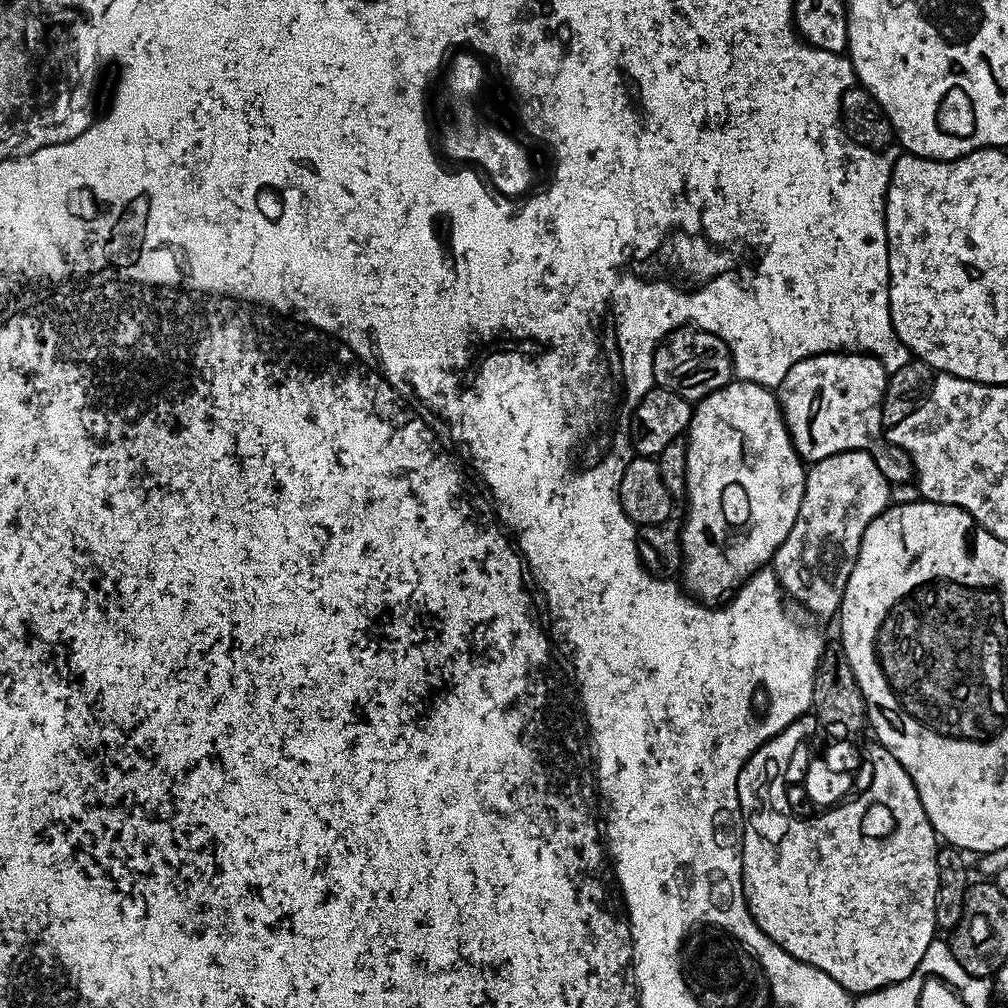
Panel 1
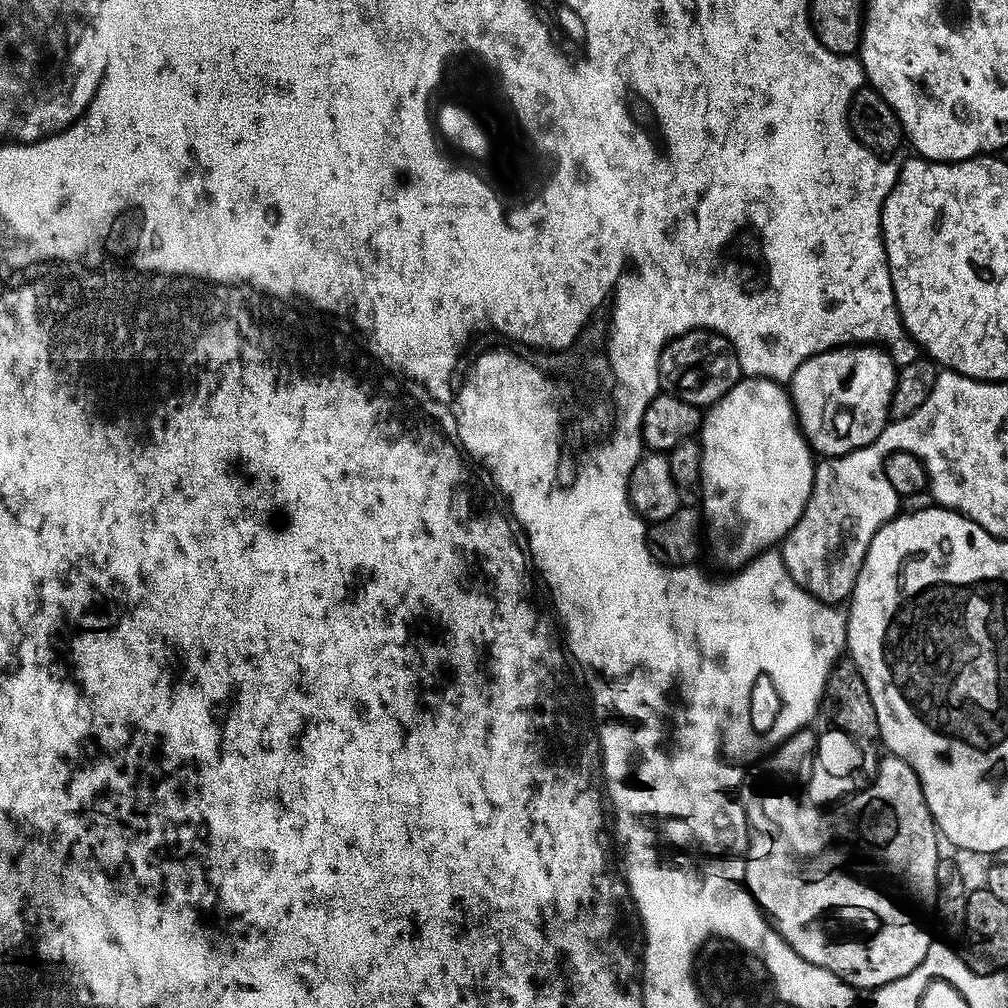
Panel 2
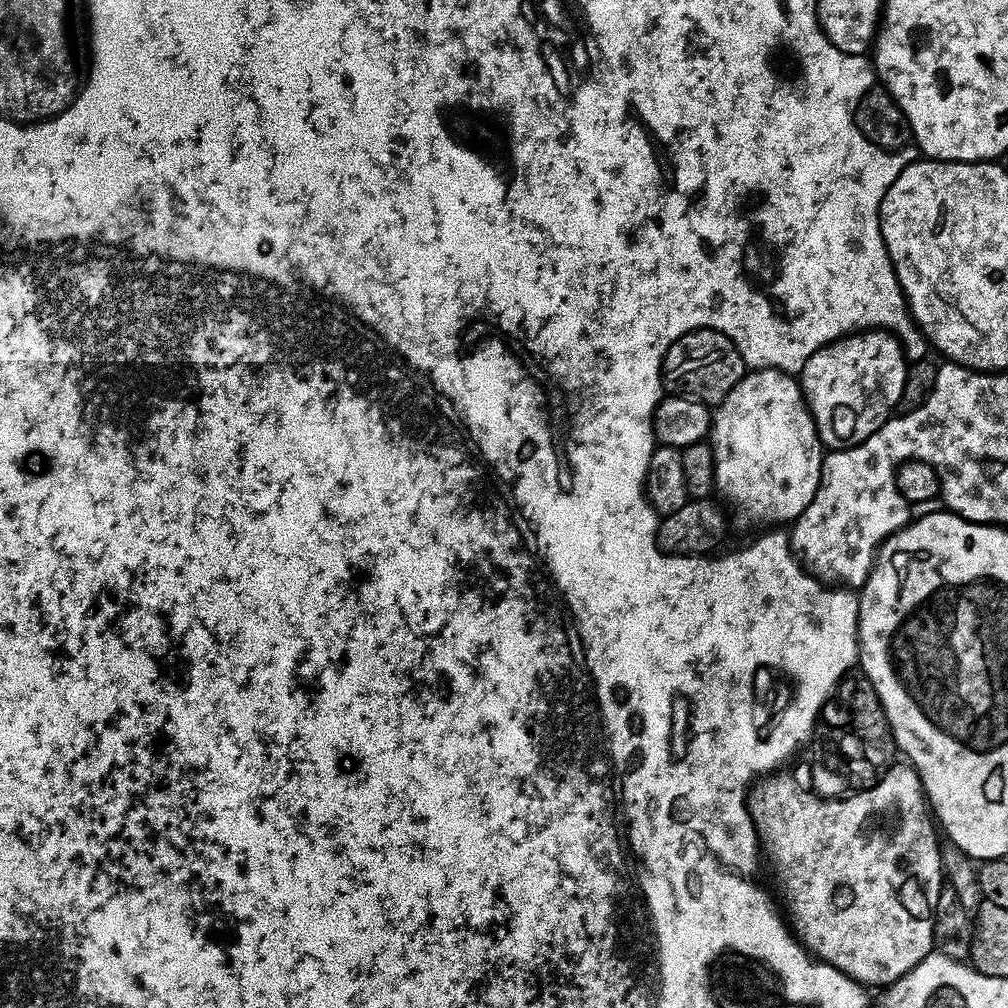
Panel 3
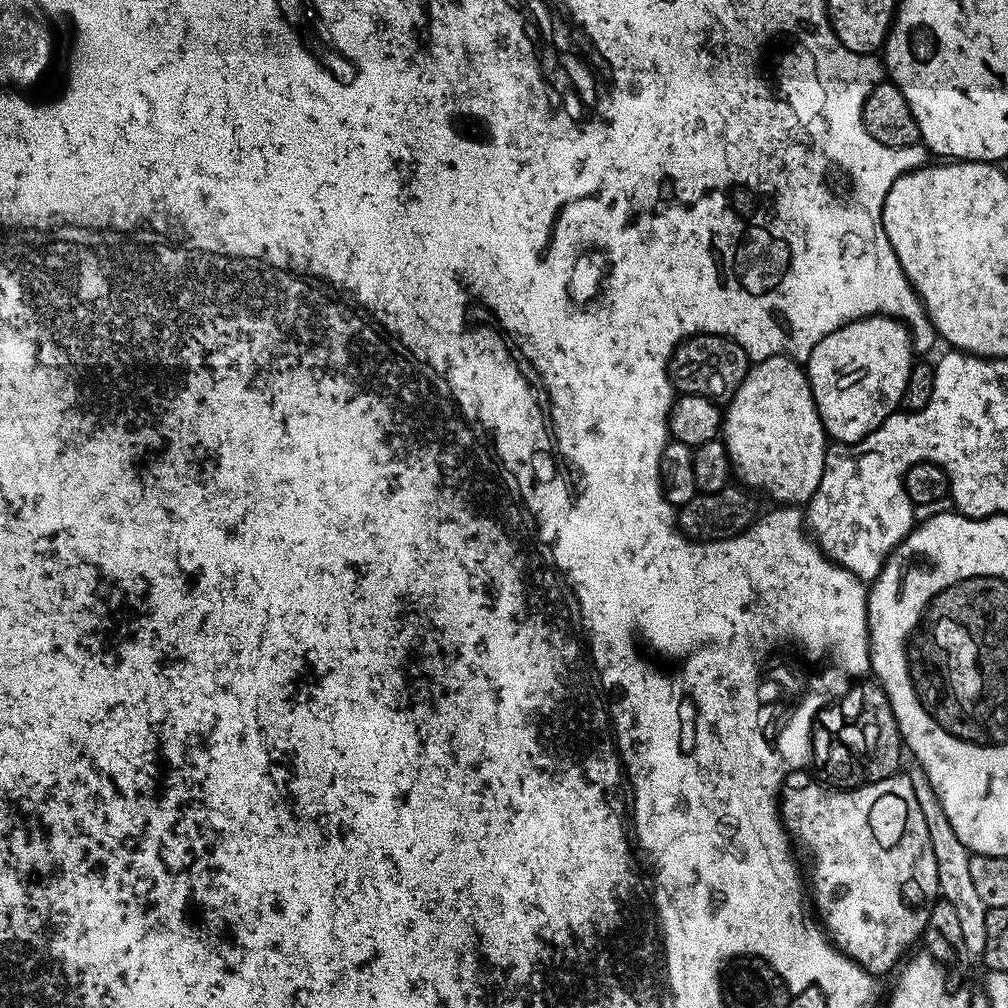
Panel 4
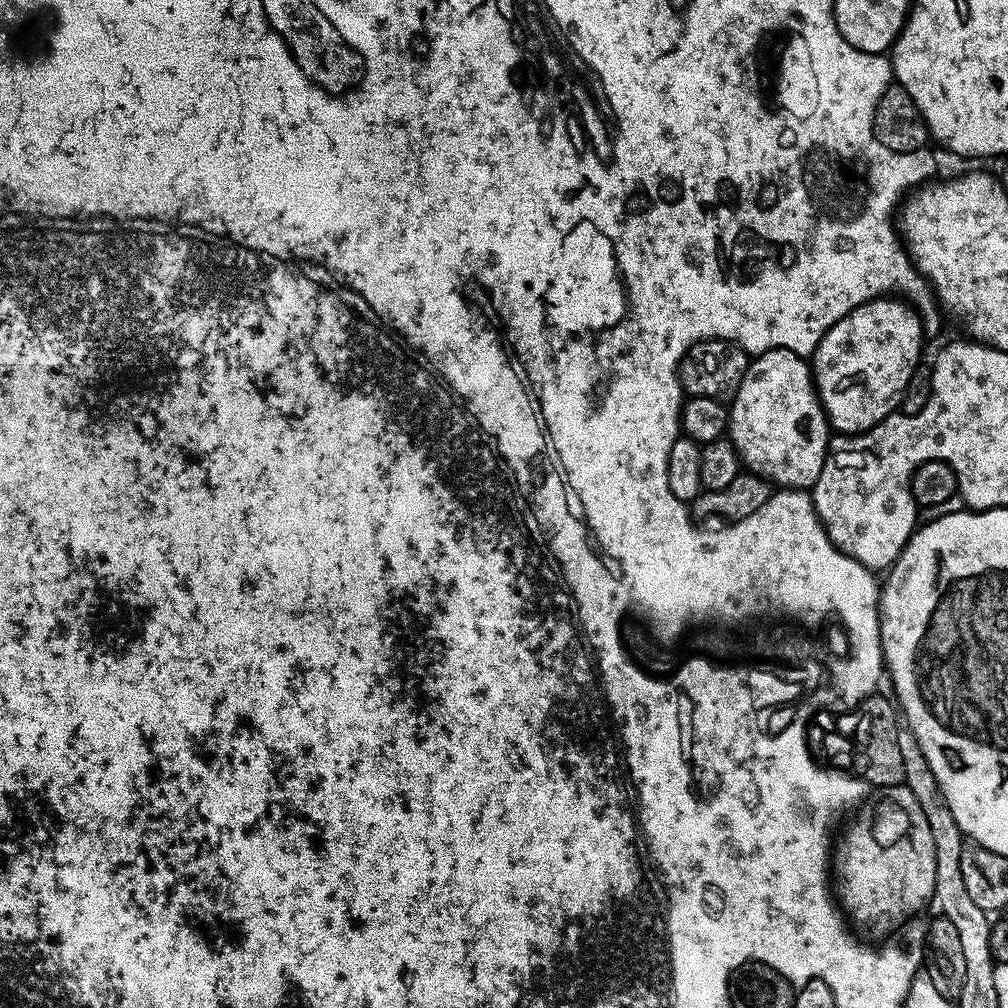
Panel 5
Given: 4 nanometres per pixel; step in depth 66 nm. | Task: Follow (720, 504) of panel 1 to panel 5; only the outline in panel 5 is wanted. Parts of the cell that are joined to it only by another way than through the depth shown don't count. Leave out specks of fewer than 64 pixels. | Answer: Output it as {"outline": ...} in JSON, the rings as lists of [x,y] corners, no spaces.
{"outline":[[[769,348],[767,352],[759,353],[749,363],[736,395],[730,401],[727,435],[747,471],[763,476],[784,490],[811,489],[818,482],[818,474],[822,474],[830,441],[830,425],[824,415],[824,406],[816,395],[809,361],[785,348]]]}

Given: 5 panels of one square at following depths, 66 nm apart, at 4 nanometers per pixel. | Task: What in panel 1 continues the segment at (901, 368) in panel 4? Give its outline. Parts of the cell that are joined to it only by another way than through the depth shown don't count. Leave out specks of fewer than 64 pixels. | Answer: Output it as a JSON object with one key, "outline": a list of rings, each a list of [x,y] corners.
{"outline":[[[823,352],[817,356],[806,358],[802,362],[794,362],[794,366],[790,366],[790,370],[785,372],[782,378],[778,389],[778,399],[780,409],[784,415],[784,421],[788,427],[788,433],[792,439],[792,444],[796,447],[796,452],[801,460],[805,462],[815,462],[822,458],[830,458],[834,454],[872,449],[881,439],[880,432],[883,433],[885,431],[884,419],[882,418],[882,398],[886,394],[889,375],[890,373],[884,368],[884,363],[882,363],[878,357],[863,352]]]}

